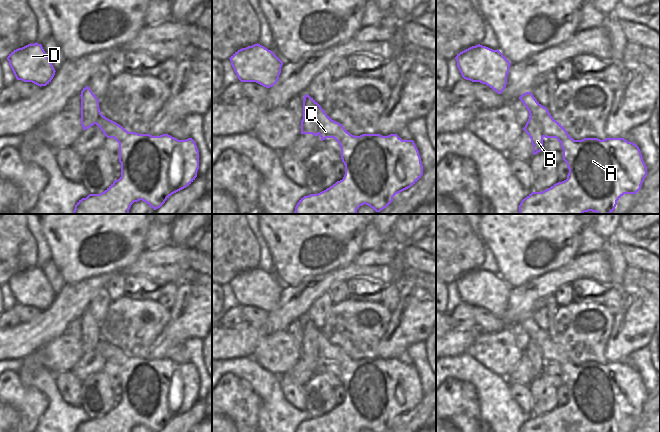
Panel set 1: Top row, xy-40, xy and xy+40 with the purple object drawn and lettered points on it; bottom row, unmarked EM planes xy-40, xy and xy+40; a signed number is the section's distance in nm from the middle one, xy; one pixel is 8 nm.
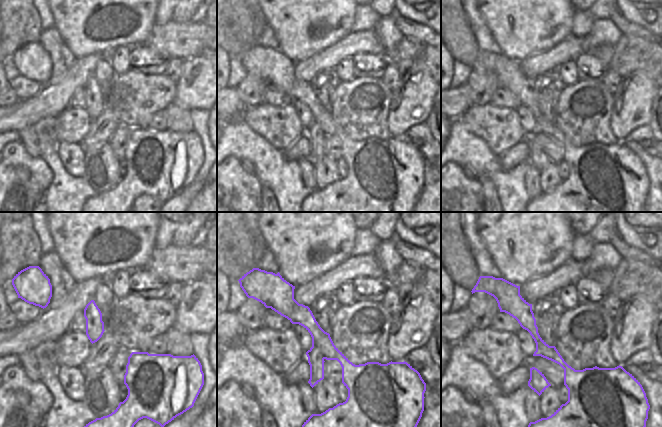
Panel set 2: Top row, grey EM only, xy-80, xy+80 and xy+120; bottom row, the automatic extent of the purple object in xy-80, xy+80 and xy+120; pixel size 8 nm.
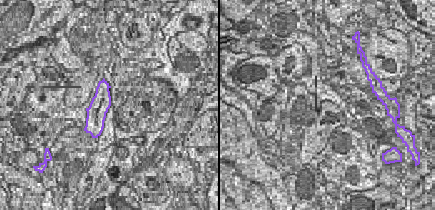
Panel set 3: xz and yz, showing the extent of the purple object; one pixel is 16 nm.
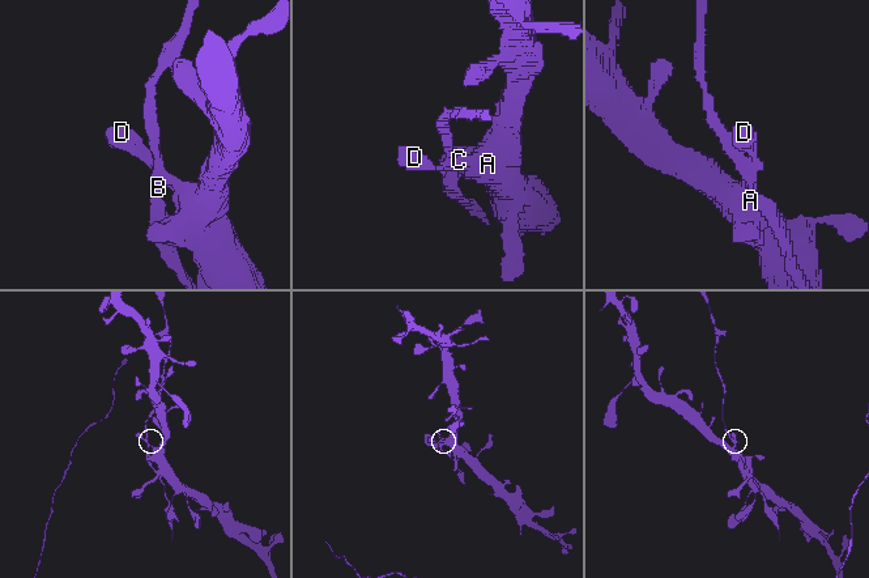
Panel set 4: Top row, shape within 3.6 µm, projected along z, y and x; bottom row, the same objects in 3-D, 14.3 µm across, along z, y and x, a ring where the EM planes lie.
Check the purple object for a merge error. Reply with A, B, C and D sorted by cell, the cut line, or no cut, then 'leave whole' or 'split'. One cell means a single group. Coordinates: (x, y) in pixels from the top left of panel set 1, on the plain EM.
groups A C D / B; cut xy (320, 331), (317, 337), (318, 357); split

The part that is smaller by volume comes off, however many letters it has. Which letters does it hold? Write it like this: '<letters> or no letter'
B

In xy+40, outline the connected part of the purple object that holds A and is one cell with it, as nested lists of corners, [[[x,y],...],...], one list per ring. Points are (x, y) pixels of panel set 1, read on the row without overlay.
[[[531,316],[522,318],[519,323],[539,345],[543,360],[556,362],[561,367],[563,384],[569,393],[566,404],[542,416],[532,416],[521,425],[519,432],[615,432],[624,418],[636,418],[641,413],[647,391],[636,368],[624,362],[574,364]]]

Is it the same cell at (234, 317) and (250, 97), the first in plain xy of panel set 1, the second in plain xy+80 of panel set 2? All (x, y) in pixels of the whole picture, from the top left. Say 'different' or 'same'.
same

